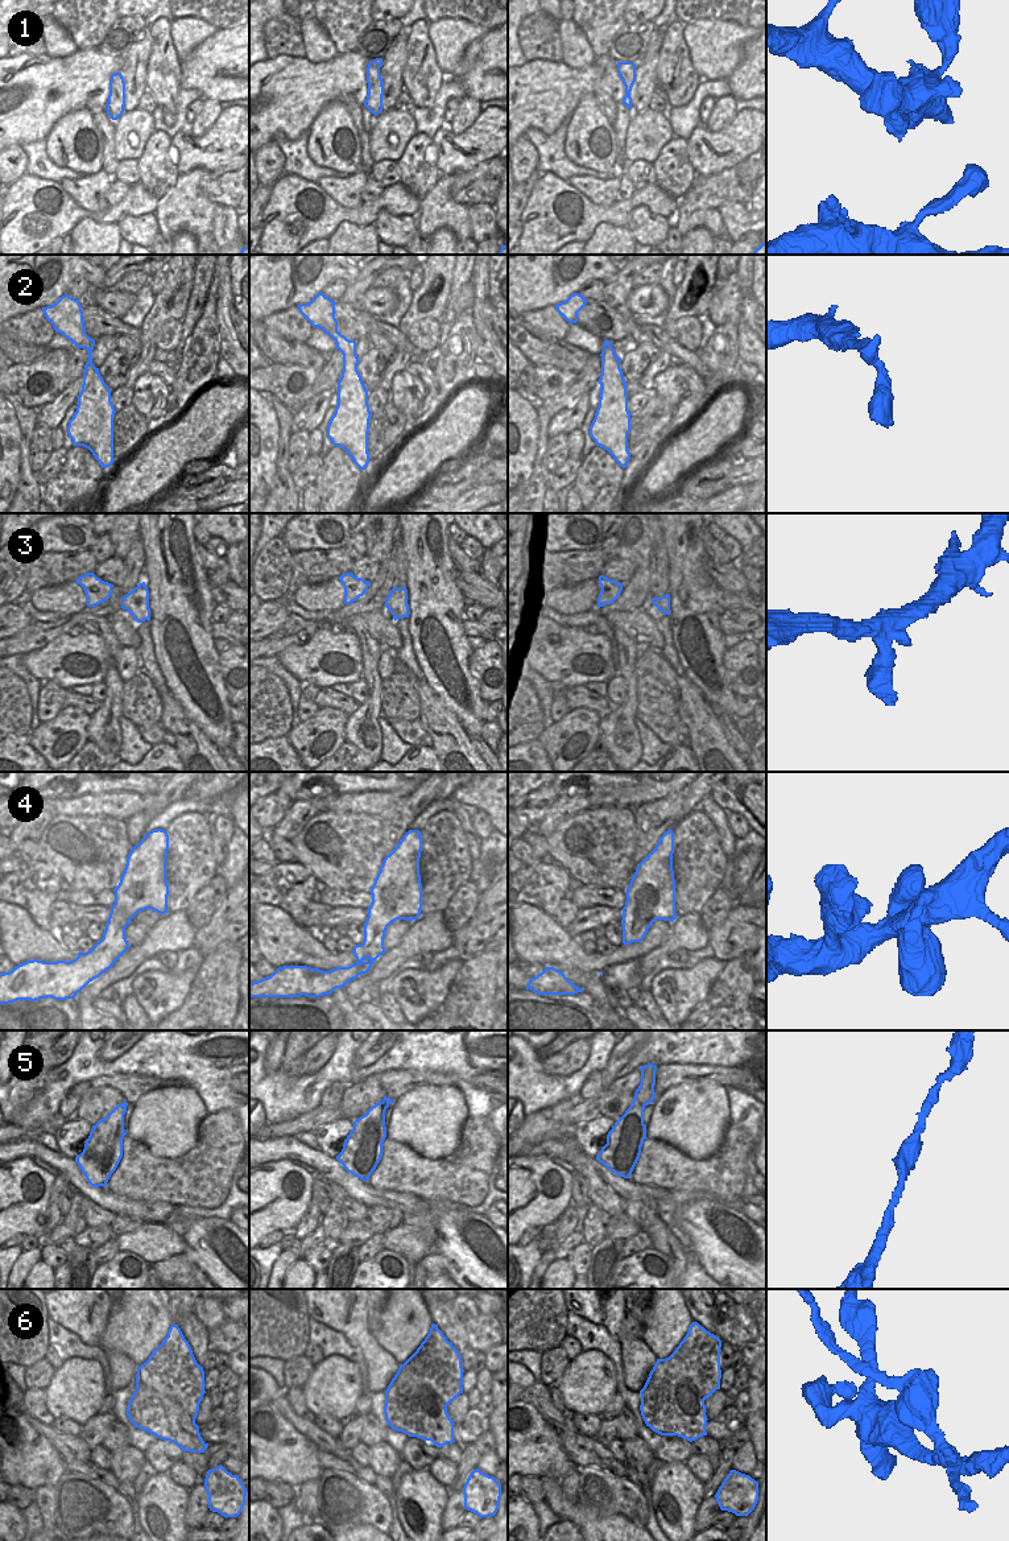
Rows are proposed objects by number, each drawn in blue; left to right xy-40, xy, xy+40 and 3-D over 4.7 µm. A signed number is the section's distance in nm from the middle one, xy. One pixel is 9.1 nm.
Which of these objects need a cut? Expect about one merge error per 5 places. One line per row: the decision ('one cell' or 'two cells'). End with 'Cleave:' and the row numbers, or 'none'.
1: one cell
2: one cell
3: one cell
4: one cell
5: one cell
6: two cells
Cleave: 6

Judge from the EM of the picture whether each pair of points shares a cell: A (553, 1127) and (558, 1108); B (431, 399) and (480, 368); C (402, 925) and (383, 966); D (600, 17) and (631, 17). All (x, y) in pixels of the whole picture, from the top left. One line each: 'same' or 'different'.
A: same
B: different
C: different
D: different

